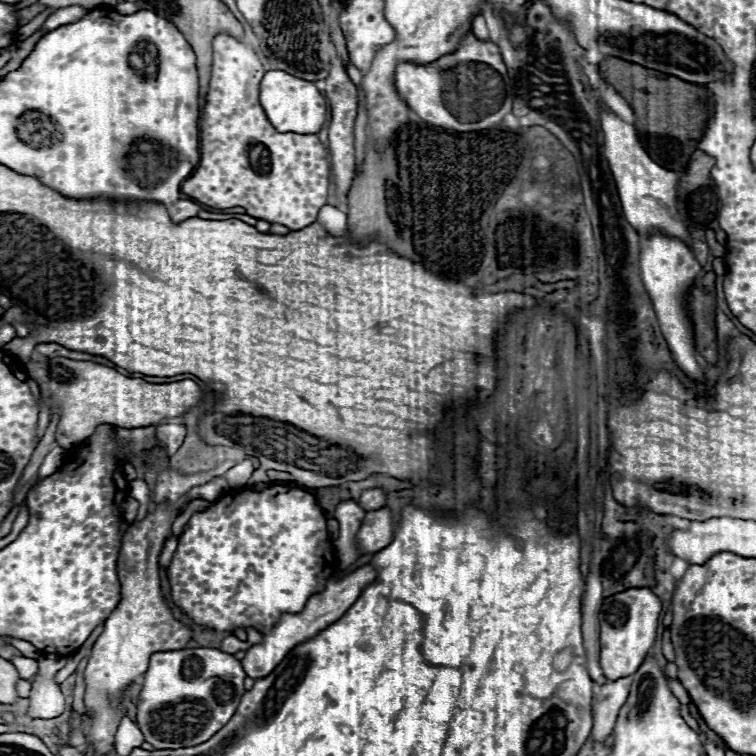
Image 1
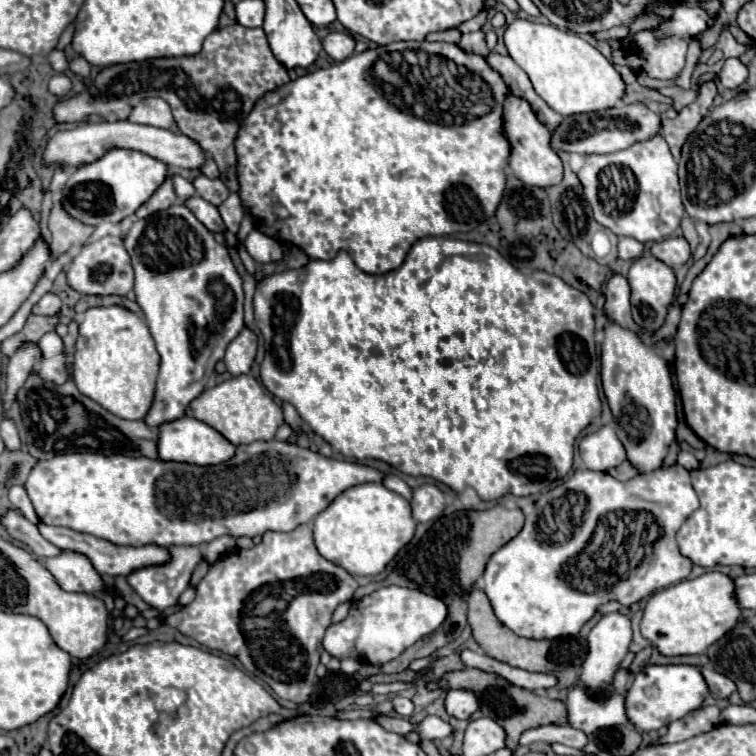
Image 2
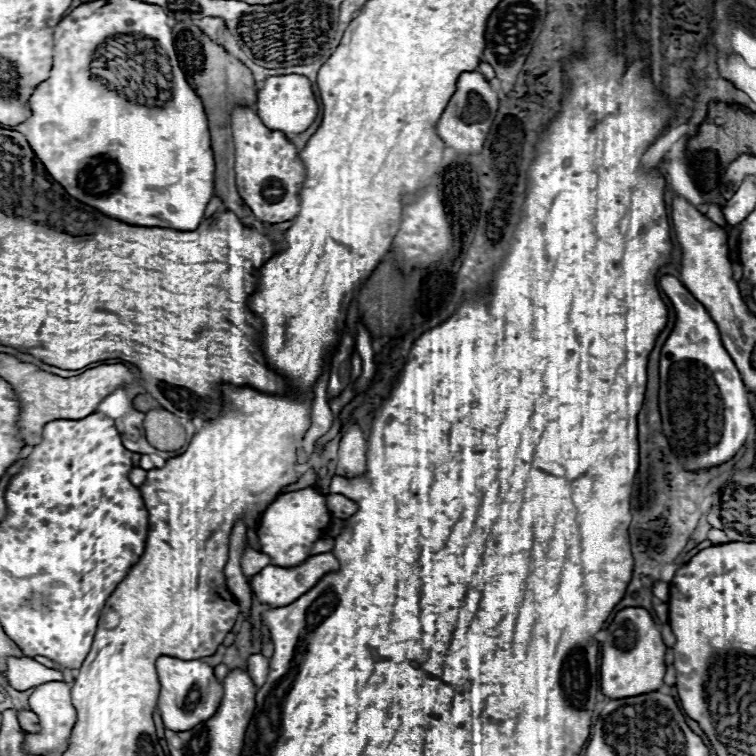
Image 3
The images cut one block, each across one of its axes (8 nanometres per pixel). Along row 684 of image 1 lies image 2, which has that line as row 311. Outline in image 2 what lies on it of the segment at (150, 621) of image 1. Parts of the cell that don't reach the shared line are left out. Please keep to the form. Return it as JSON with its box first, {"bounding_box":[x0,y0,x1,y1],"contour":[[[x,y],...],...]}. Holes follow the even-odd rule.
{"bounding_box":[72,306,160,420],"contour":[[[108,306],[108,308],[88,308],[82,314],[80,334],[76,340],[76,352],[72,362],[72,380],[84,396],[88,396],[90,400],[96,400],[104,410],[124,420],[142,420],[154,400],[158,360],[160,356],[156,352],[150,330],[144,324],[144,320],[138,318],[134,312],[122,306]]]}

